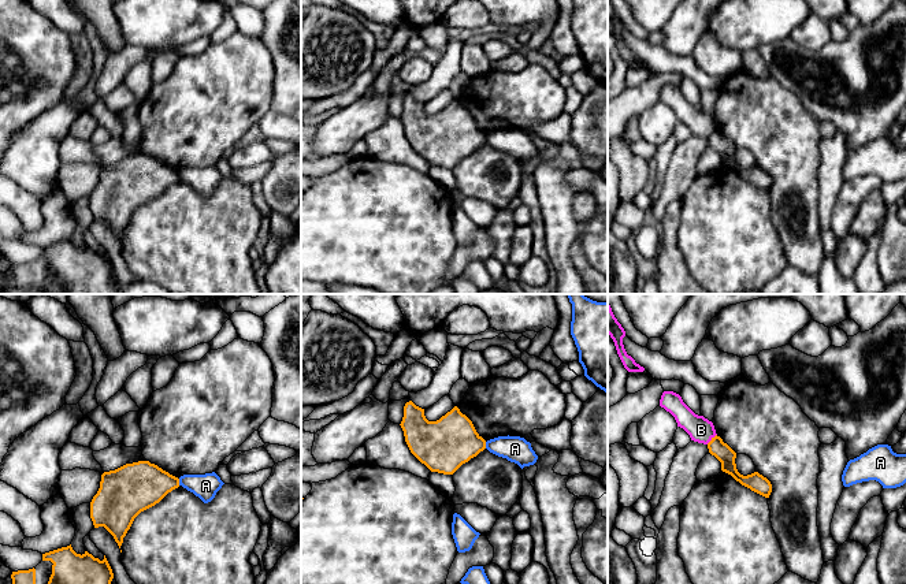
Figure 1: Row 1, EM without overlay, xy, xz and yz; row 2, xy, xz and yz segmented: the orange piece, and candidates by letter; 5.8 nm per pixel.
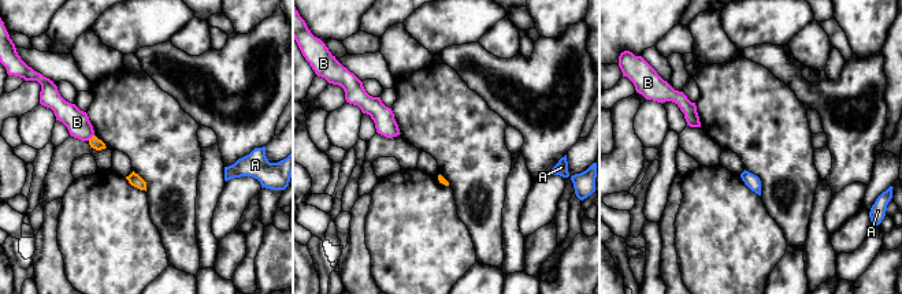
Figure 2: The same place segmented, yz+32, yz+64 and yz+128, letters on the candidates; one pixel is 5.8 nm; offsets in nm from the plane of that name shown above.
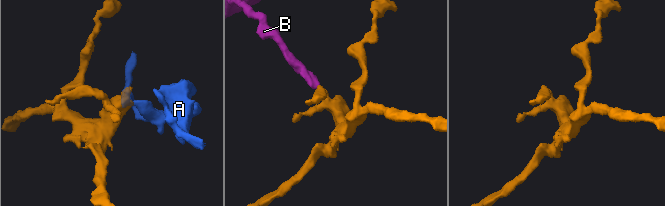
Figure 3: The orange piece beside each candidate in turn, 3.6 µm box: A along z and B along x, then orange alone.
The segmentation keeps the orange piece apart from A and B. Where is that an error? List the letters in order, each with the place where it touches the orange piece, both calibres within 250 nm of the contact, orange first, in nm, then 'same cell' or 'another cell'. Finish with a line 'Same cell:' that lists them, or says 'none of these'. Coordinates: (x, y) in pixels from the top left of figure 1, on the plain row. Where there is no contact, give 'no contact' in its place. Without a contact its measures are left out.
A: meets orange in xy at (178, 175); 280 nm thick on the orange side, 140 nm on the other; another cell
B: meets orange in yz at (712, 133); 100 nm thick on the orange side, 150 nm on the other; another cell
Same cell: none of these

